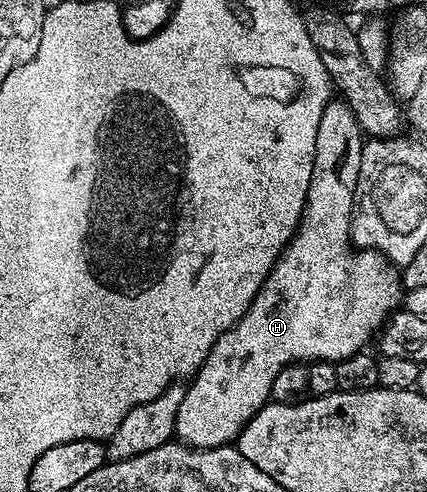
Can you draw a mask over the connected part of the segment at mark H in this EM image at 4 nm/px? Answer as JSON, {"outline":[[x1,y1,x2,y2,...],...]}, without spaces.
{"outline":[[334,99,326,106,323,112,323,118,319,122,319,130,315,138,315,158,313,159,313,169,311,170,311,182,307,202,305,203,305,215,301,217,301,225,294,232,293,237,289,239,288,246,278,258,276,266,269,271,269,276,263,282,263,286,259,290,259,294,251,302,251,306,243,314,243,318,239,318,239,322,235,326,231,326,224,334,216,340,211,346,211,350,207,354,201,369,188,381,185,397,182,405,179,406,179,414,177,415,177,431,176,439,182,444,189,445,190,448,224,448,232,445,237,437,241,435,241,431,247,426,247,422,251,422,251,418,266,404,270,403,273,387,275,386,275,378,279,378,279,372,288,364,299,364,302,362,316,362,319,360,327,360,336,362,343,358,351,358,357,352,366,351,370,346,369,339,376,337,378,333,385,327,385,321,389,319,391,313,402,303,403,300,403,280,399,275,398,269,390,264,389,260,383,253,371,248,360,248,354,245,351,239,351,233,355,223,355,205,357,203,357,183,359,182,359,170,361,169,361,155,363,154,363,146,366,137,361,131,359,122,355,118,355,114,351,110,349,103,344,99]]}

